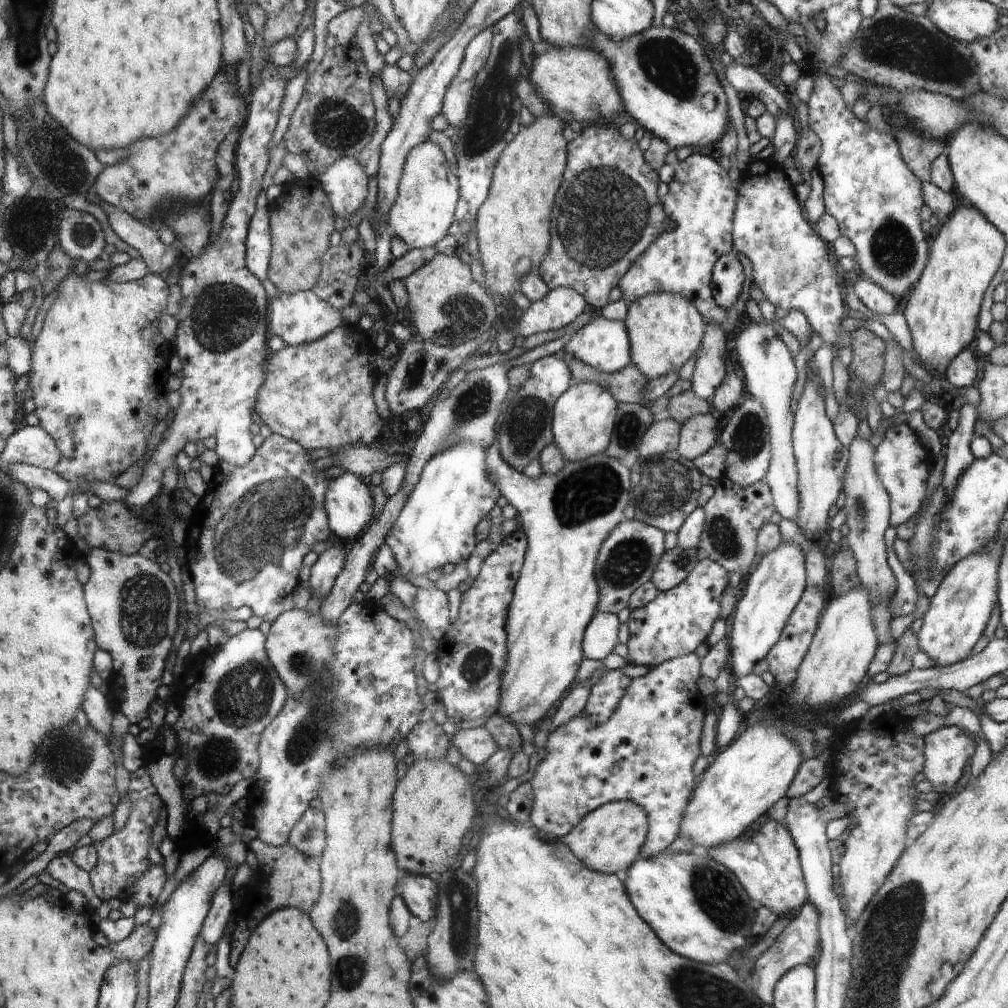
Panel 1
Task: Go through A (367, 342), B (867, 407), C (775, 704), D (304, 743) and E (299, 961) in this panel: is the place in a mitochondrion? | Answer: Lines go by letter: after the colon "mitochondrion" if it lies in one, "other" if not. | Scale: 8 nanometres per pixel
A: other
B: other
C: other
D: mitochondrion
E: other

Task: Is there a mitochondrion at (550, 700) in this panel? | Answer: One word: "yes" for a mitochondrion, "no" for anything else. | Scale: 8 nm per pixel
no

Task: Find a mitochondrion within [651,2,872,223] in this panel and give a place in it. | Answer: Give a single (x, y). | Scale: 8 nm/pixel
(761, 50)

